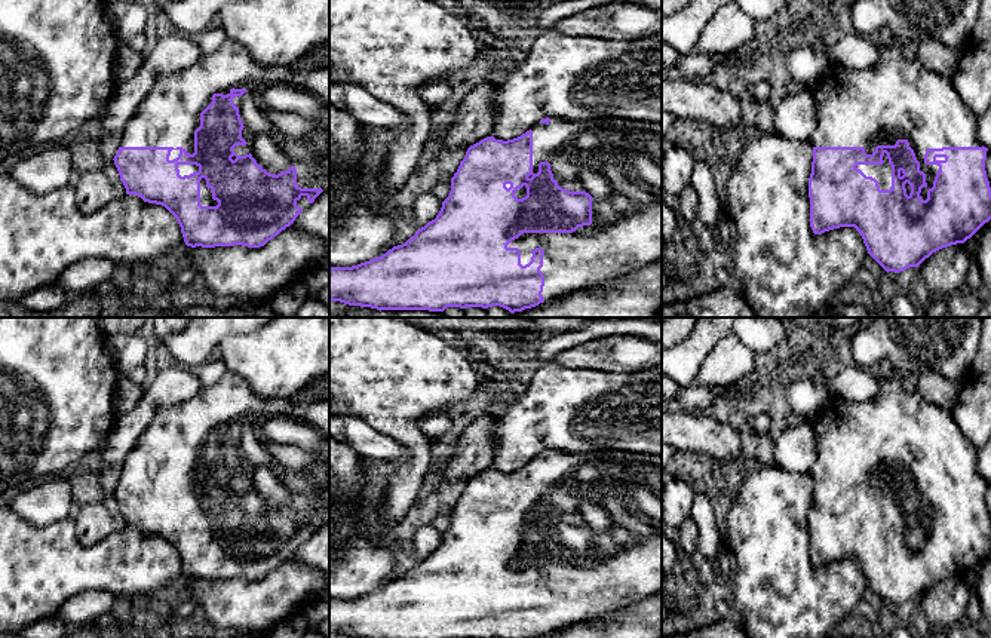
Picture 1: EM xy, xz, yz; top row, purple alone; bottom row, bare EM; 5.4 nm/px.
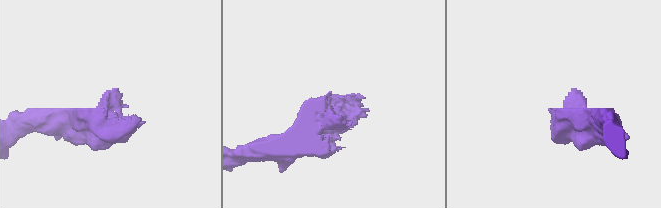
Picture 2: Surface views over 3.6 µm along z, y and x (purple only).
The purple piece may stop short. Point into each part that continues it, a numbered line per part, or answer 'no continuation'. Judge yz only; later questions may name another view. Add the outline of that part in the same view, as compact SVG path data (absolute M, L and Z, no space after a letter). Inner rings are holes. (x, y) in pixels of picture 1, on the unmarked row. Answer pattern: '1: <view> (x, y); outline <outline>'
1: yz (896, 431); outline M895 374L884 380L878 393L868 401L849 402L831 395L828 404L810 421L817 445L816 460L810 469L811 479L863 479L872 487L877 478L895 478L906 472L926 506L927 518L921 531L933 519L938 497L926 497L927 481L982 479L978 470L978 448L963 435L952 410L927 402L918 392L906 392L902 377Z

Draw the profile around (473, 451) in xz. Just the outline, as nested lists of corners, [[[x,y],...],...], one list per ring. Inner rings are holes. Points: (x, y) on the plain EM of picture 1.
[[[494,405],[472,420],[454,444],[452,456],[439,467],[439,476],[448,482],[469,481],[484,470],[493,469],[497,448],[494,423],[501,407]]]

